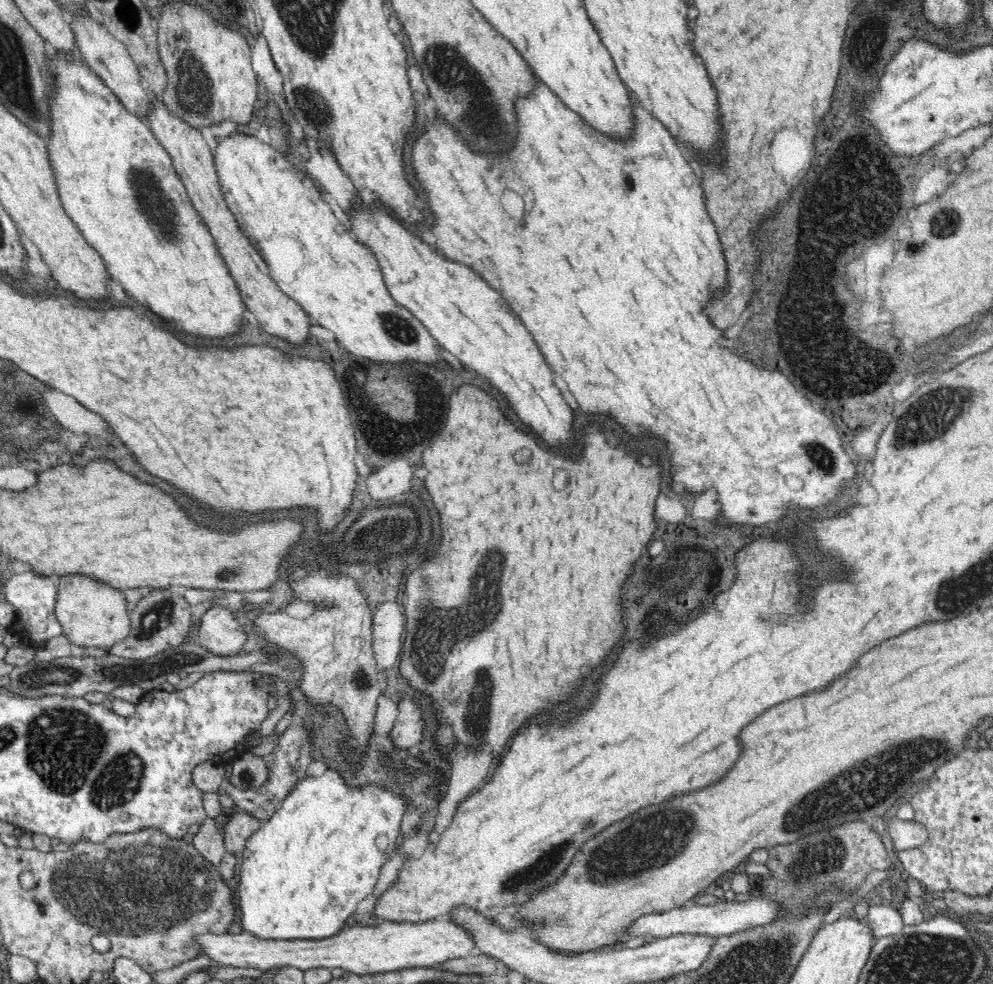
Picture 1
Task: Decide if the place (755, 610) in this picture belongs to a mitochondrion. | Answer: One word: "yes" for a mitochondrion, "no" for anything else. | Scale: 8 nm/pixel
no

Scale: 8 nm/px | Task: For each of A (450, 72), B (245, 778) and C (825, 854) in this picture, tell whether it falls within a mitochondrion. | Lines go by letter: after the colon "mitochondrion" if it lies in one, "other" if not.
A: mitochondrion
B: mitochondrion
C: mitochondrion

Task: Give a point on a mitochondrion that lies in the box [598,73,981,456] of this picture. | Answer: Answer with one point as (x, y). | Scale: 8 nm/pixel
(915, 427)

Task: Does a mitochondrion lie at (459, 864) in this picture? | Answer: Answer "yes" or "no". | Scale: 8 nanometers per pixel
no

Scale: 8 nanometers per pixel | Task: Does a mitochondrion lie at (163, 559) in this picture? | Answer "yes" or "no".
no

